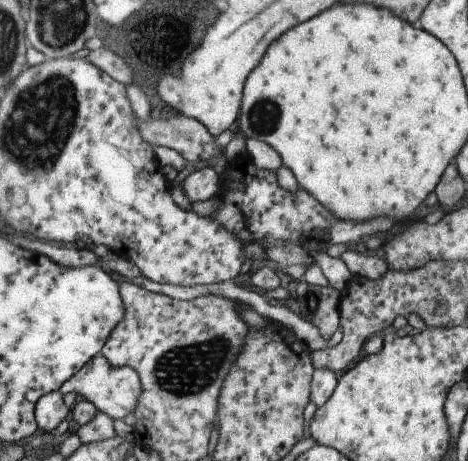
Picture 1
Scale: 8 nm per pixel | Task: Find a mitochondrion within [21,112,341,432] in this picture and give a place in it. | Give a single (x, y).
(191, 370)

